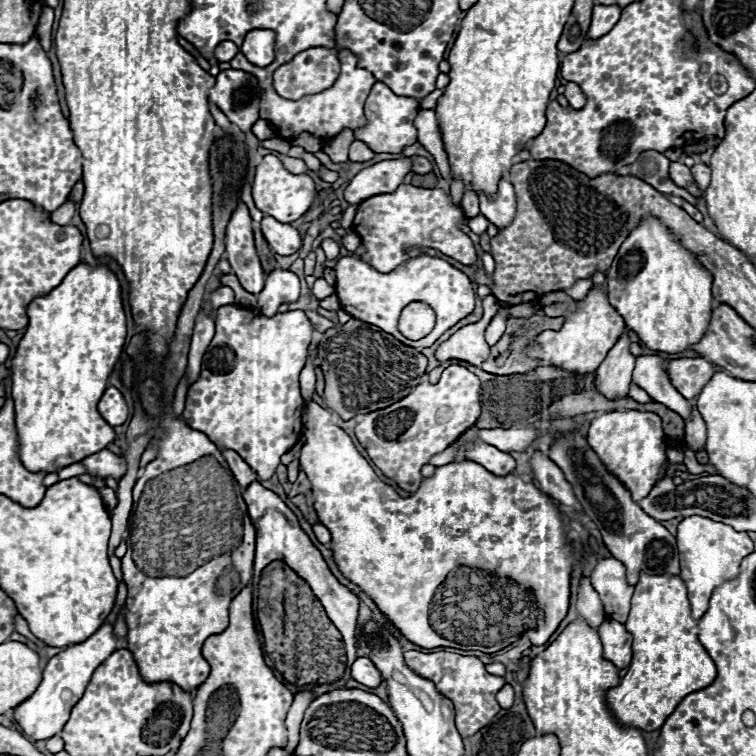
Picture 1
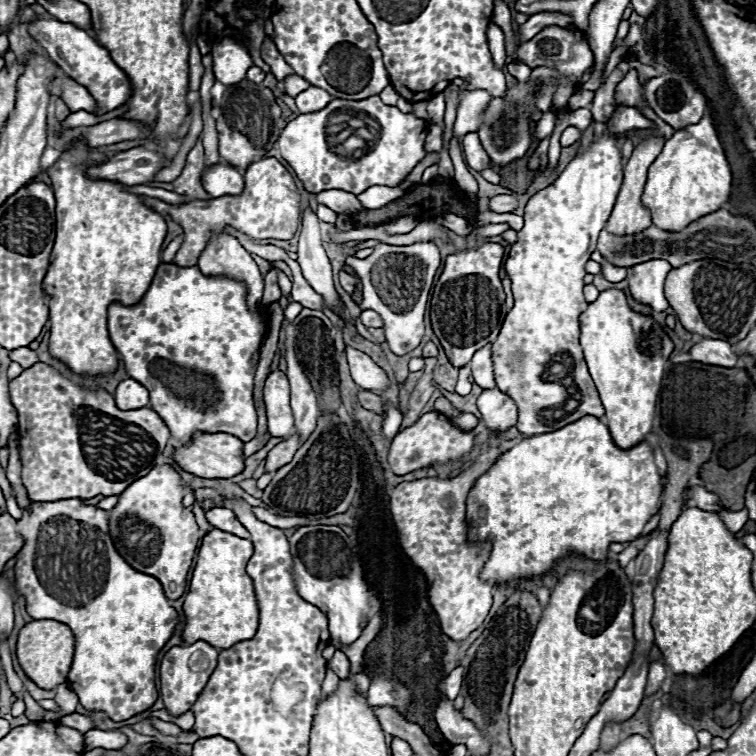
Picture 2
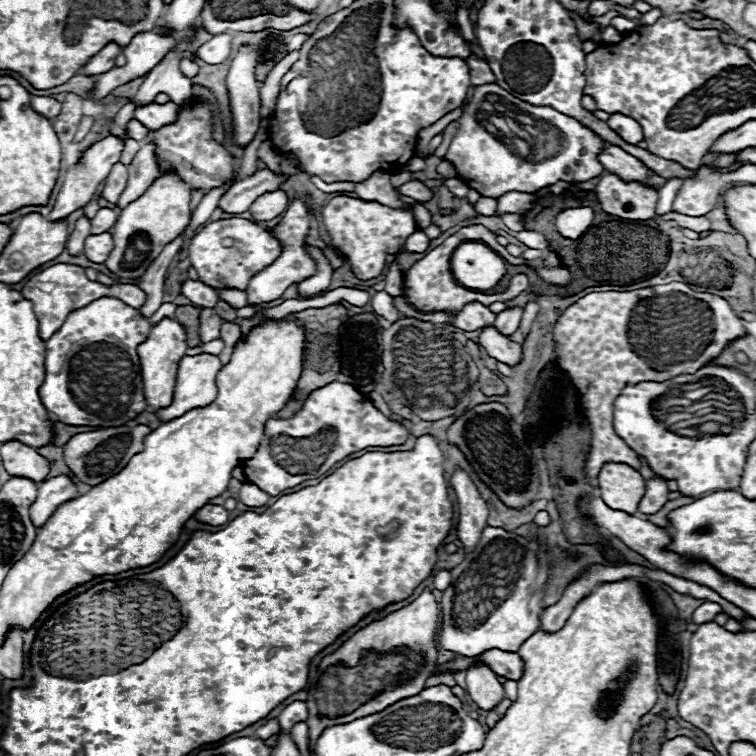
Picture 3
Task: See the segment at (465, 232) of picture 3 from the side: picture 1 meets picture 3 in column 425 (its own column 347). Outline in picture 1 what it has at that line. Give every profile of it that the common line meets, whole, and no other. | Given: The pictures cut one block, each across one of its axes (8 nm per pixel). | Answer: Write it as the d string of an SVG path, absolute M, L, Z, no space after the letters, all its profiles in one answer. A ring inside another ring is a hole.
M346 256L338 260L334 270L336 270L336 294L340 298L342 308L348 314L352 314L358 320L376 324L384 332L396 336L400 342L418 350L432 346L448 328L452 328L456 322L460 322L474 310L474 288L472 288L470 278L440 258L418 256L416 260L408 260L400 264L400 268L388 274L382 274L382 272L376 272L370 264L364 264L362 260L354 256ZM414 300L424 300L436 312L434 330L426 338L416 340L416 342L404 338L398 330L398 316L400 316L402 306Z

